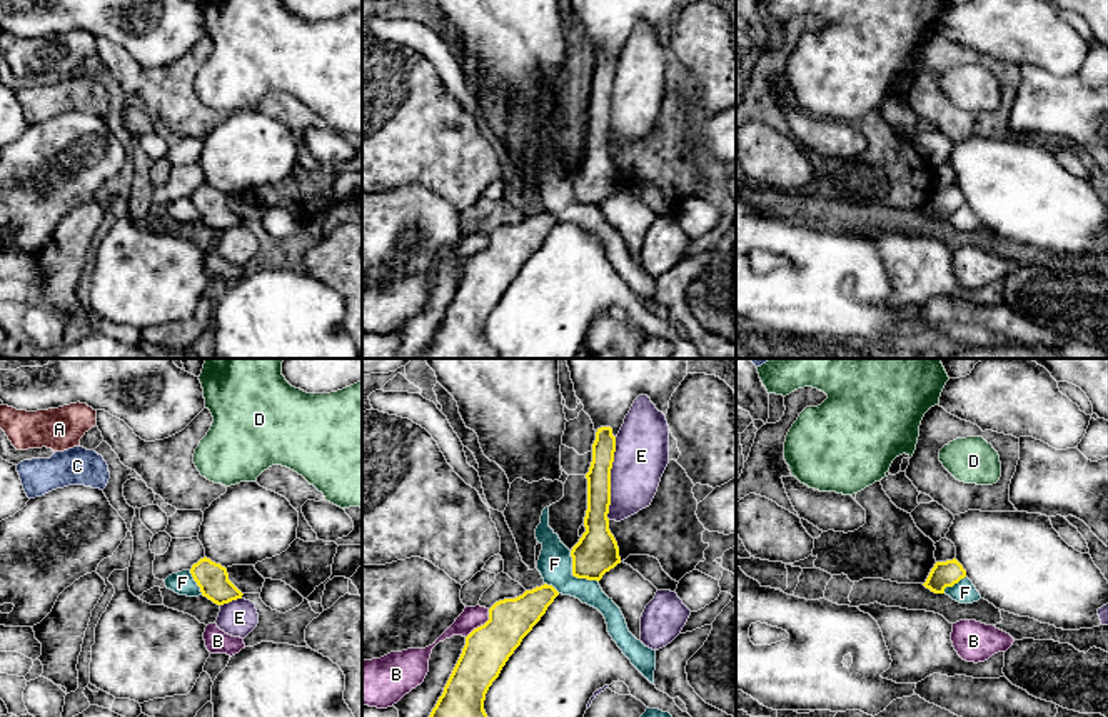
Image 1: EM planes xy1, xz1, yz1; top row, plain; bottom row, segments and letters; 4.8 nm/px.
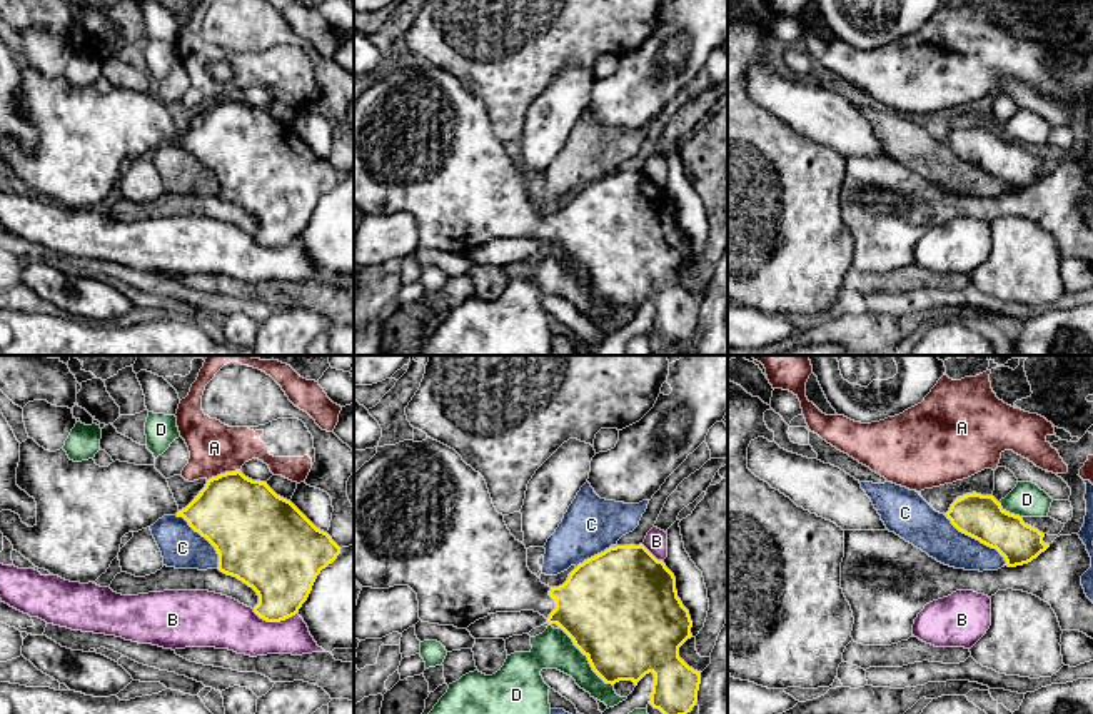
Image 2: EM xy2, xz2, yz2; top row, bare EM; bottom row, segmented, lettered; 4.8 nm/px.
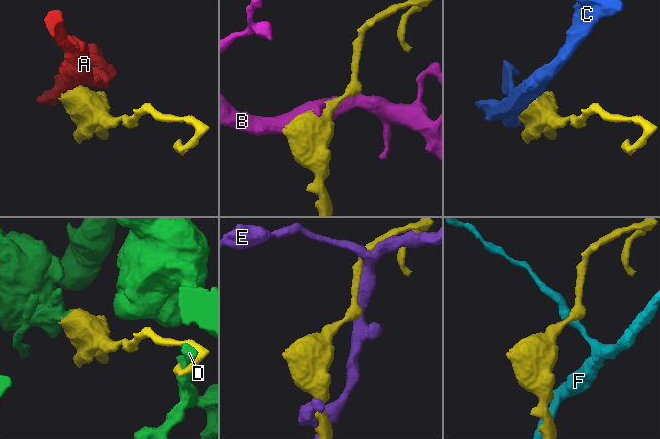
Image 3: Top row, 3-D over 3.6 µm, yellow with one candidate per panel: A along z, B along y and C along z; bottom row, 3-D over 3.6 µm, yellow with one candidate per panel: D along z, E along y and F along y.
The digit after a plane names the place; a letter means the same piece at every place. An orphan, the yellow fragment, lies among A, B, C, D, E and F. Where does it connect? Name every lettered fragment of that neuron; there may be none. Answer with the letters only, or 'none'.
none

